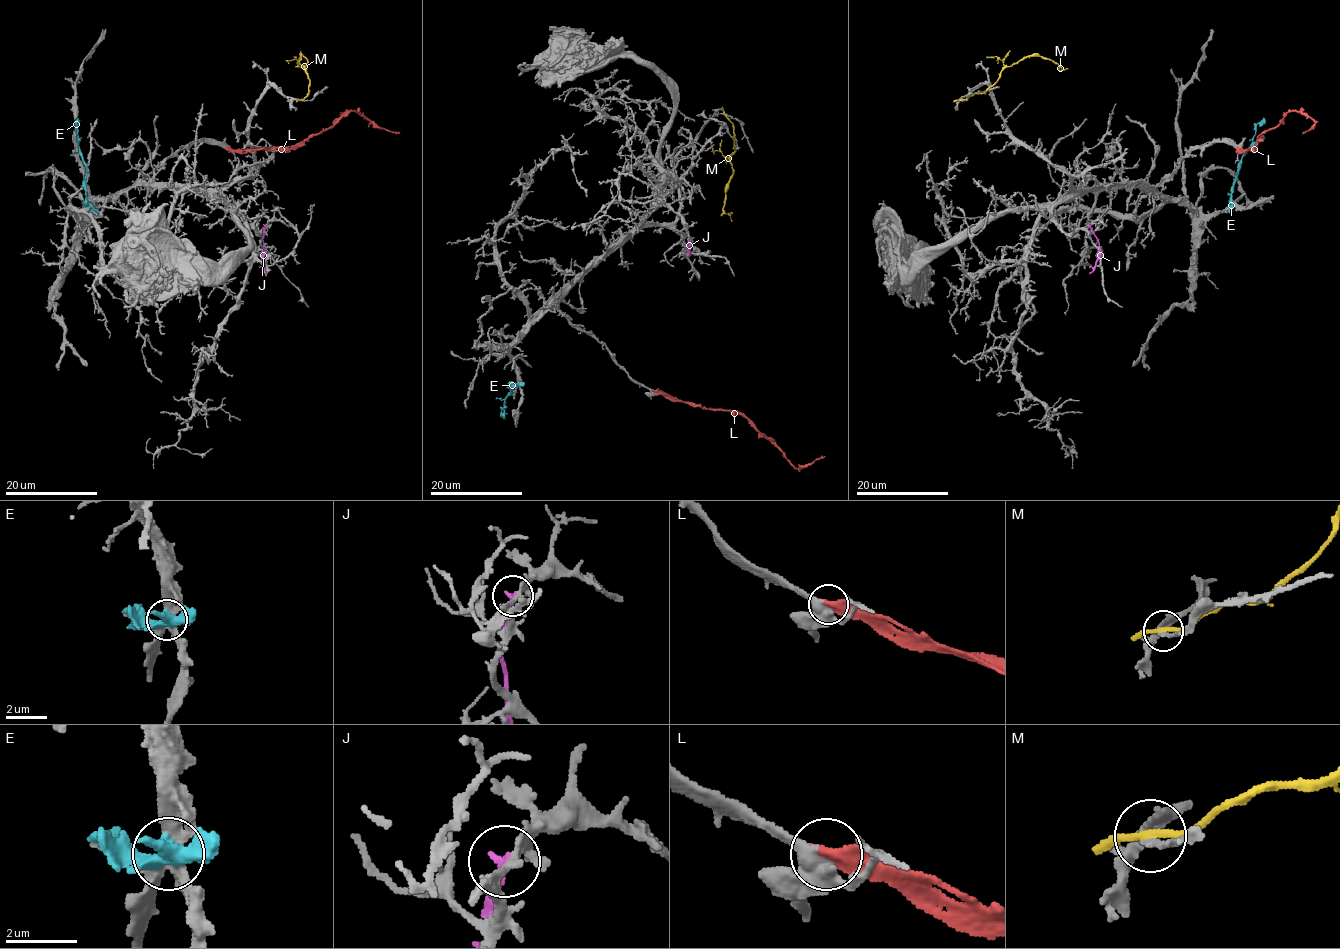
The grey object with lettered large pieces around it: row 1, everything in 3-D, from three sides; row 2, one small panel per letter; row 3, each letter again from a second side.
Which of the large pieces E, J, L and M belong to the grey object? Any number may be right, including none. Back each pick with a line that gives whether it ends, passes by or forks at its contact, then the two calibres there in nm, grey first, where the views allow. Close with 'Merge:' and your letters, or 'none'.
L: It ends there. Thickness 480 nm (grey) against 440 nm
Merge: L

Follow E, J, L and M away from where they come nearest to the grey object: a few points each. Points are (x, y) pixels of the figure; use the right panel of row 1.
E: (1231, 206), (1231, 187), (1238, 162), (1250, 146), (1255, 127), (1265, 118)
J: (1090, 225), (1099, 244), (1099, 259), (1090, 274)
L: (1237, 148), (1252, 149), (1257, 138), (1274, 129), (1288, 112), (1302, 111), (1315, 123), (1303, 133)
M: (960, 100), (986, 92), (1005, 67), (1030, 56), (1042, 56), (1054, 60), (1063, 70), (1068, 69)

